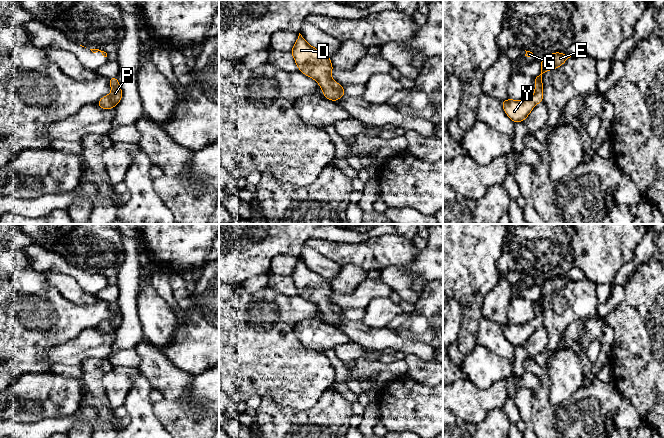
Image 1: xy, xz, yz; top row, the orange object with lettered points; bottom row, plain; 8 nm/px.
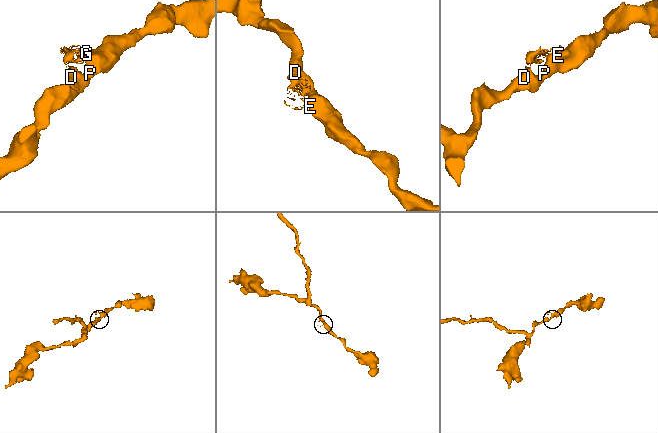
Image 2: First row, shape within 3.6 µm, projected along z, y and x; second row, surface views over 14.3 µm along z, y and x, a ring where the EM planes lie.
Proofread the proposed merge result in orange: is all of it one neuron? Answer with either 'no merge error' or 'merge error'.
no merge error

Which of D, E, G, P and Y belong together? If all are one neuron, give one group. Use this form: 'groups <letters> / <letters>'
groups D E G P Y

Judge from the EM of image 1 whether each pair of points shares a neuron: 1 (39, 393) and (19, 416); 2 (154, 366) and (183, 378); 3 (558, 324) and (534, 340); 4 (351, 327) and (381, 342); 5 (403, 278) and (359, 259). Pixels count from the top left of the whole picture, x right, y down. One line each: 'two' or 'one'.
1: one
2: one
3: two
4: one
5: two

